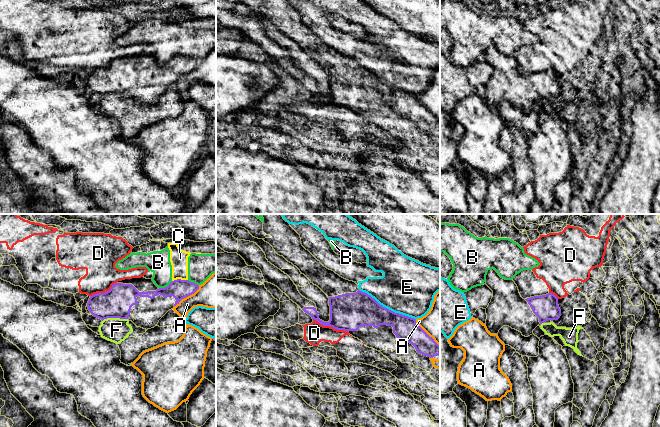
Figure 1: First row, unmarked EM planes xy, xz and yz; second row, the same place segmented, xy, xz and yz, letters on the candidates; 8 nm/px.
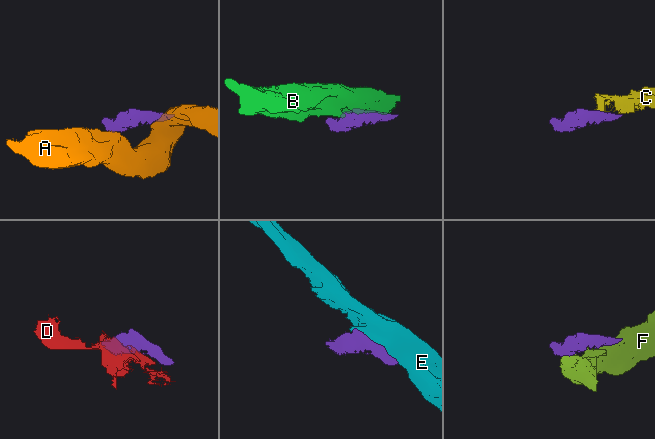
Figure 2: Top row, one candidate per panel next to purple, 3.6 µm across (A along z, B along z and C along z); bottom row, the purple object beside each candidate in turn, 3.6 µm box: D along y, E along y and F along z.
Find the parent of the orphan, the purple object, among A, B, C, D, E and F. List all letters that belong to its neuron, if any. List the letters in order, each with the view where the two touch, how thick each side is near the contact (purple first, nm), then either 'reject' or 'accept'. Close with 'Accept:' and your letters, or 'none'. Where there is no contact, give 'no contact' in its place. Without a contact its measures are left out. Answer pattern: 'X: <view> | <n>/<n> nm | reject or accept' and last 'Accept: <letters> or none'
A: xy | 160/240 nm | reject
B: xy | 160/190 nm | reject
C: xy | 160/140 nm | reject
D: xz | 300/170 nm | reject
E: xz | 280/440 nm | reject
F: xy | 240/200 nm | reject
Accept: none

